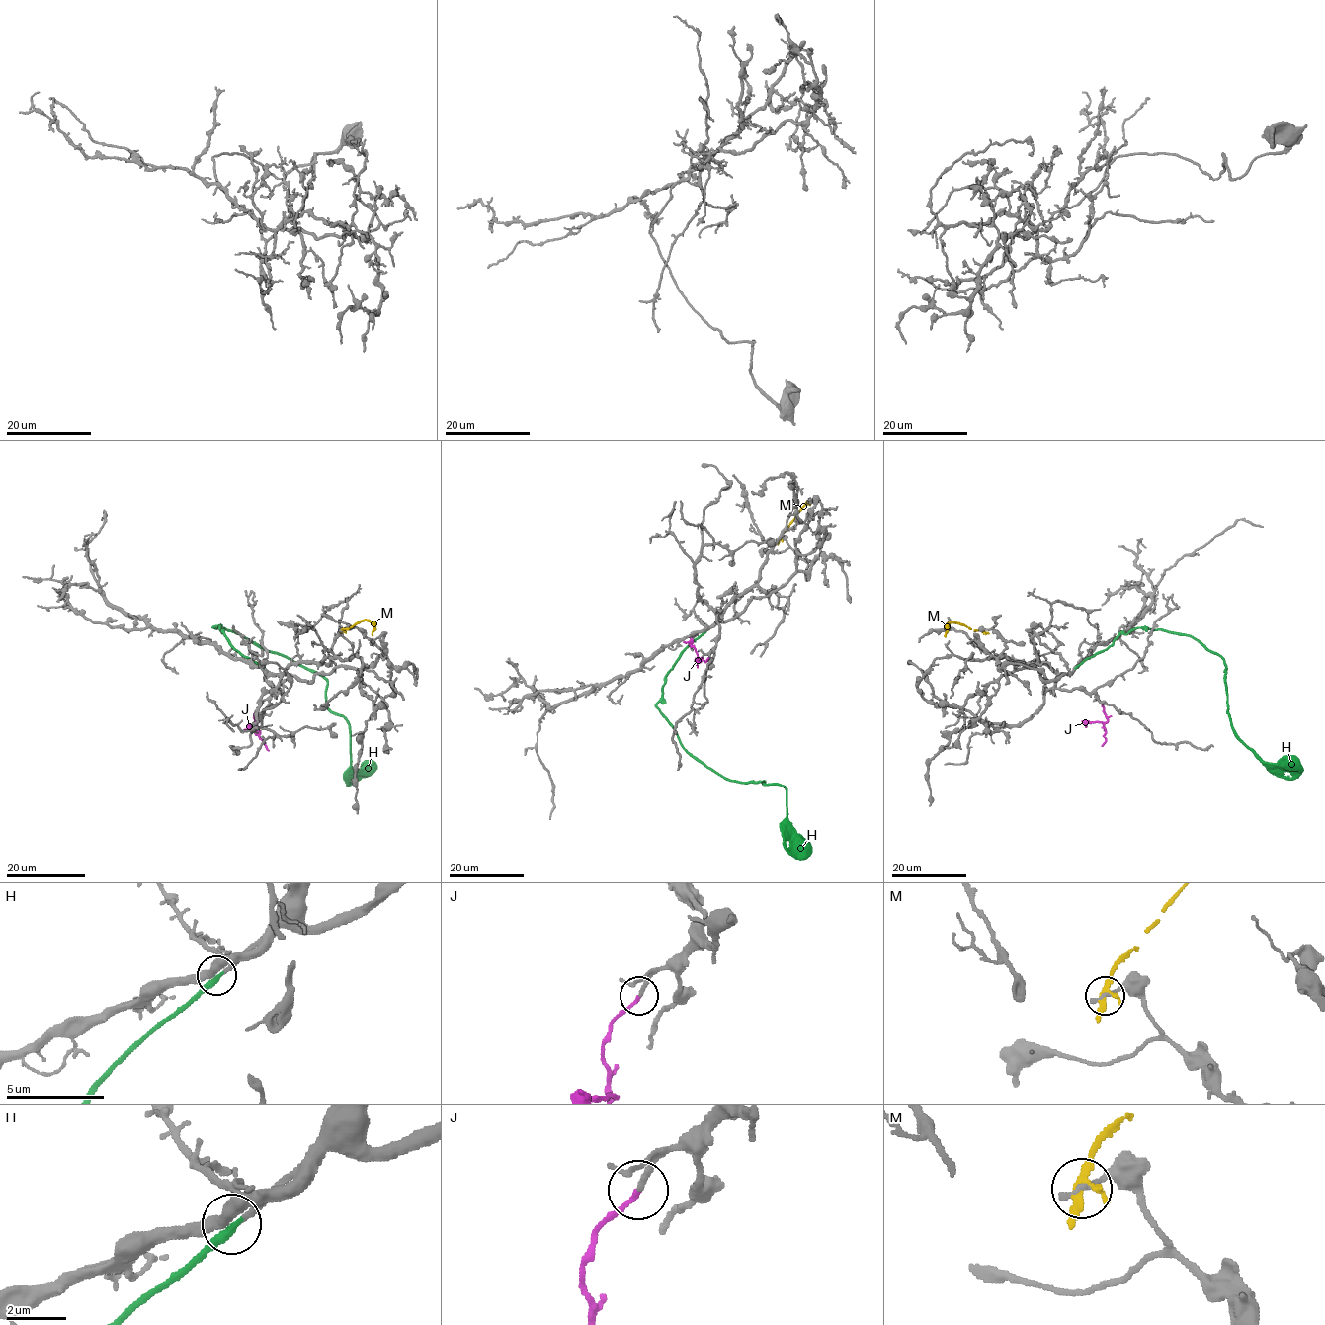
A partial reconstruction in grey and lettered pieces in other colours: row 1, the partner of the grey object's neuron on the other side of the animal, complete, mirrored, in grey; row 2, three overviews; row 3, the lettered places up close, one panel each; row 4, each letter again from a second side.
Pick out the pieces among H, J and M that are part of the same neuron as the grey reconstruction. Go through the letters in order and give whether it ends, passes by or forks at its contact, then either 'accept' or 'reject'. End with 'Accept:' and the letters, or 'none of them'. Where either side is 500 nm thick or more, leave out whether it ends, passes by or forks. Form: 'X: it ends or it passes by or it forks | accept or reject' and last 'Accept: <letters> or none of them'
H: it ends | accept
J: it ends | accept
M: it forks | reject
Accept: H, J

